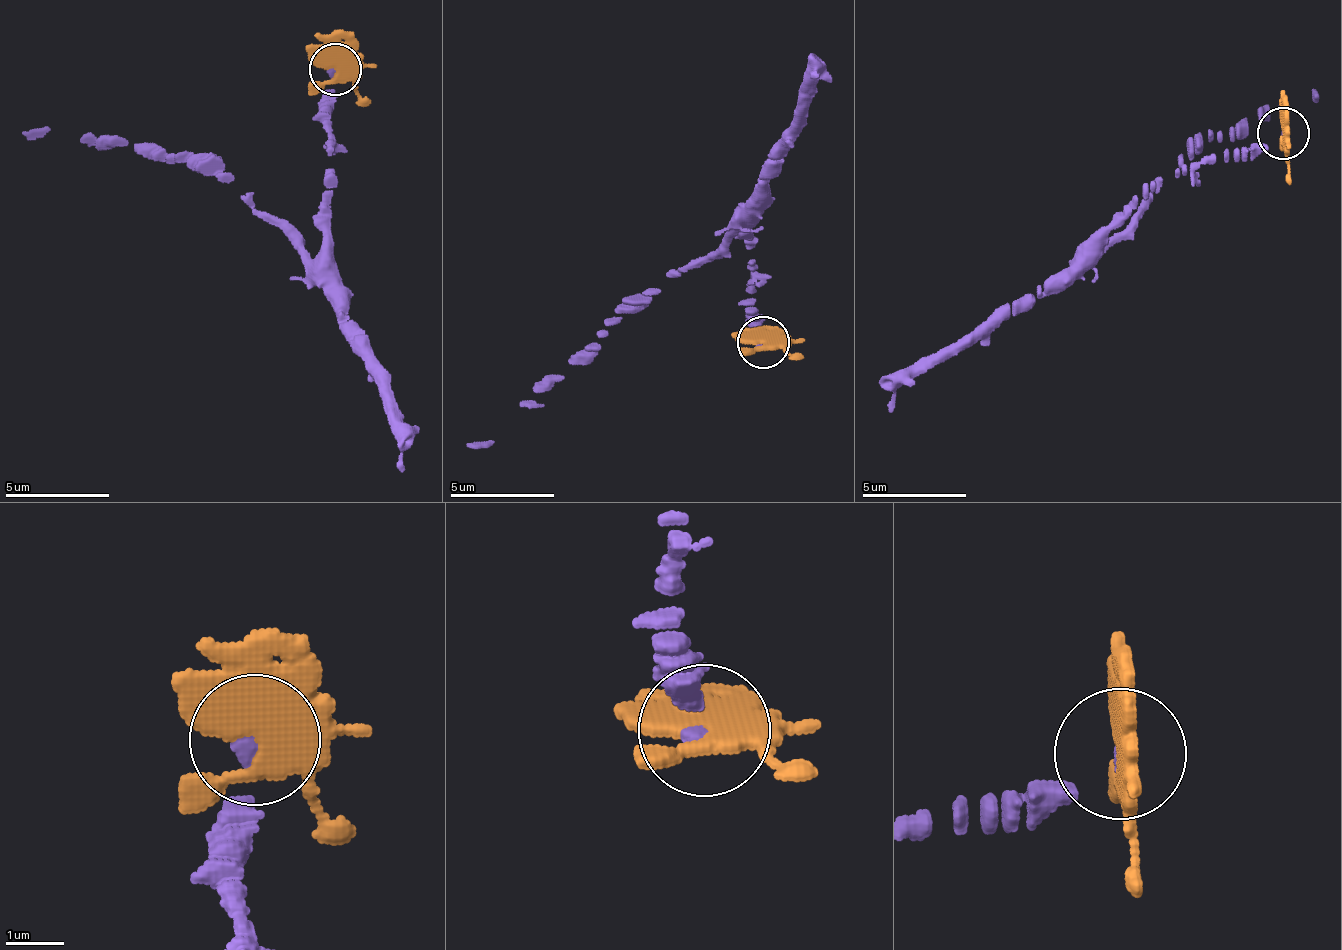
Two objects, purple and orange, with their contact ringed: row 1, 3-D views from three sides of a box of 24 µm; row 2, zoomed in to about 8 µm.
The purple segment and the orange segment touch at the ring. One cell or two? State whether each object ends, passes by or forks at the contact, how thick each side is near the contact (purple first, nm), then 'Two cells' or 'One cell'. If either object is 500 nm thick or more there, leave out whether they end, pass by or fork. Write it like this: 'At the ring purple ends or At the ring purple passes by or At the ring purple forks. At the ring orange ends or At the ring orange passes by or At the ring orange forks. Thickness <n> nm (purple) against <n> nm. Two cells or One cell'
Thickness 220 nm (purple) against 500 nm. Two cells

